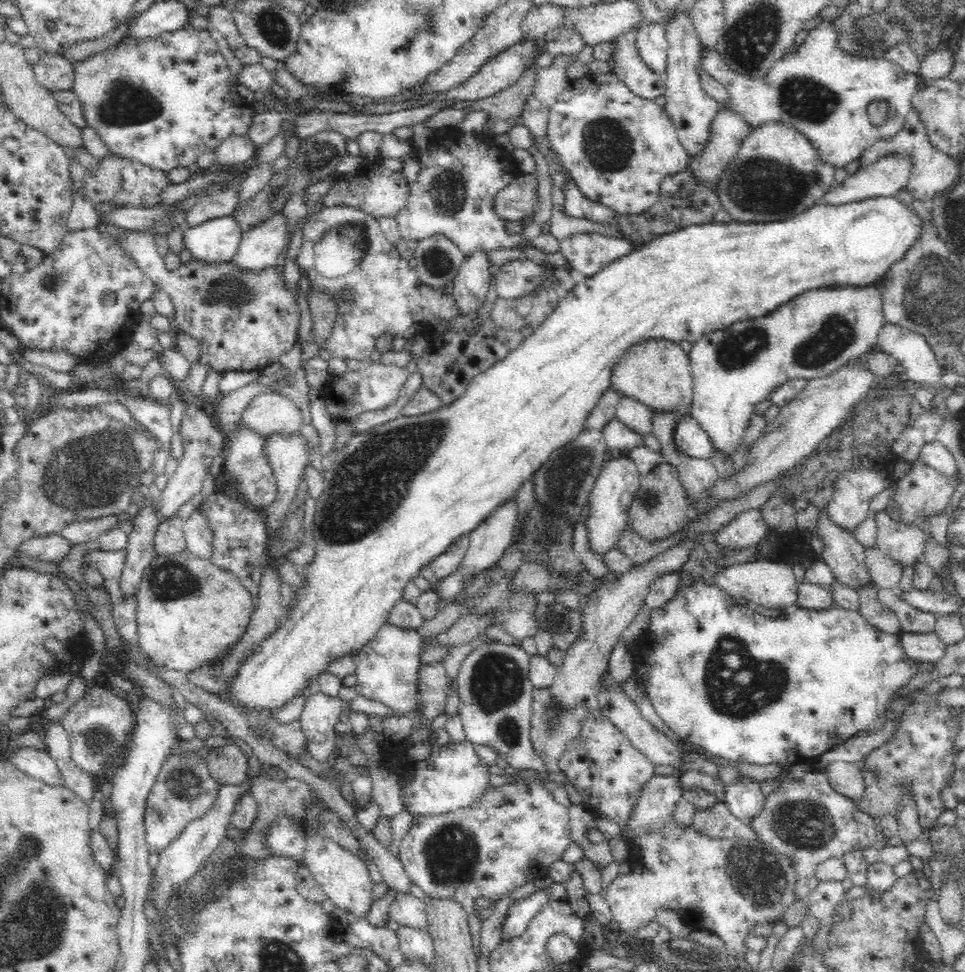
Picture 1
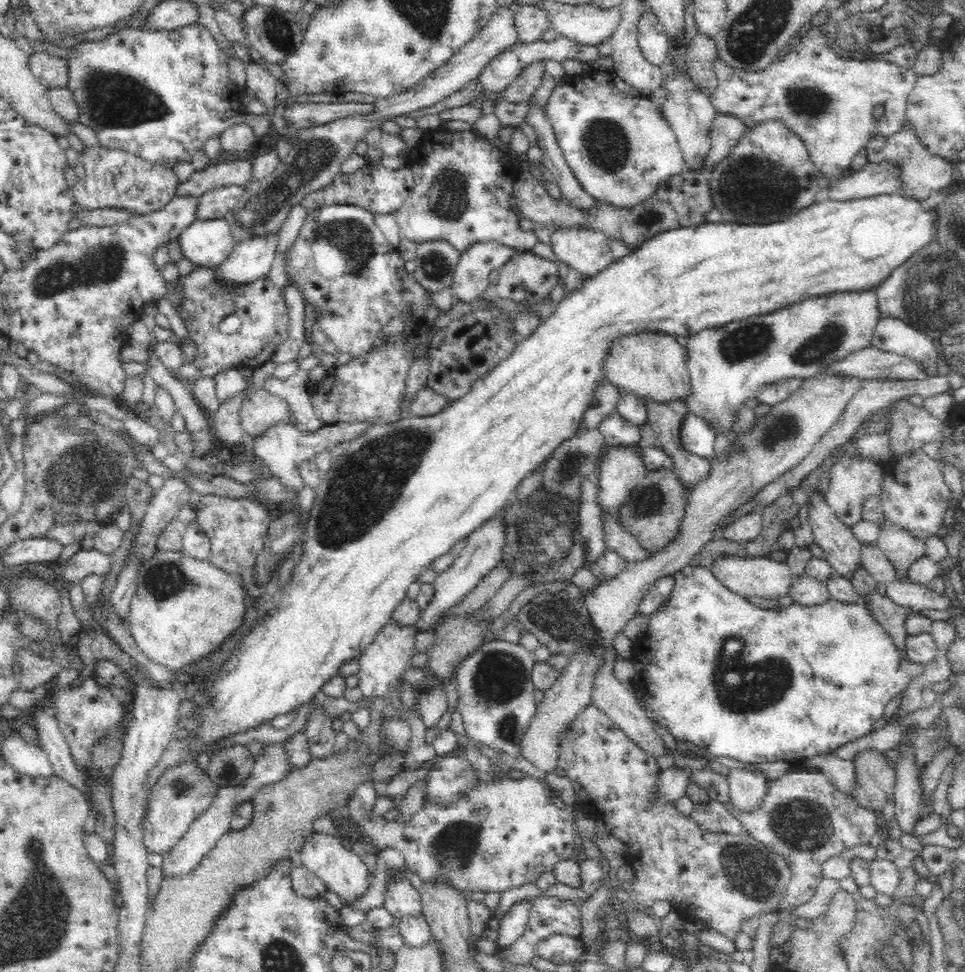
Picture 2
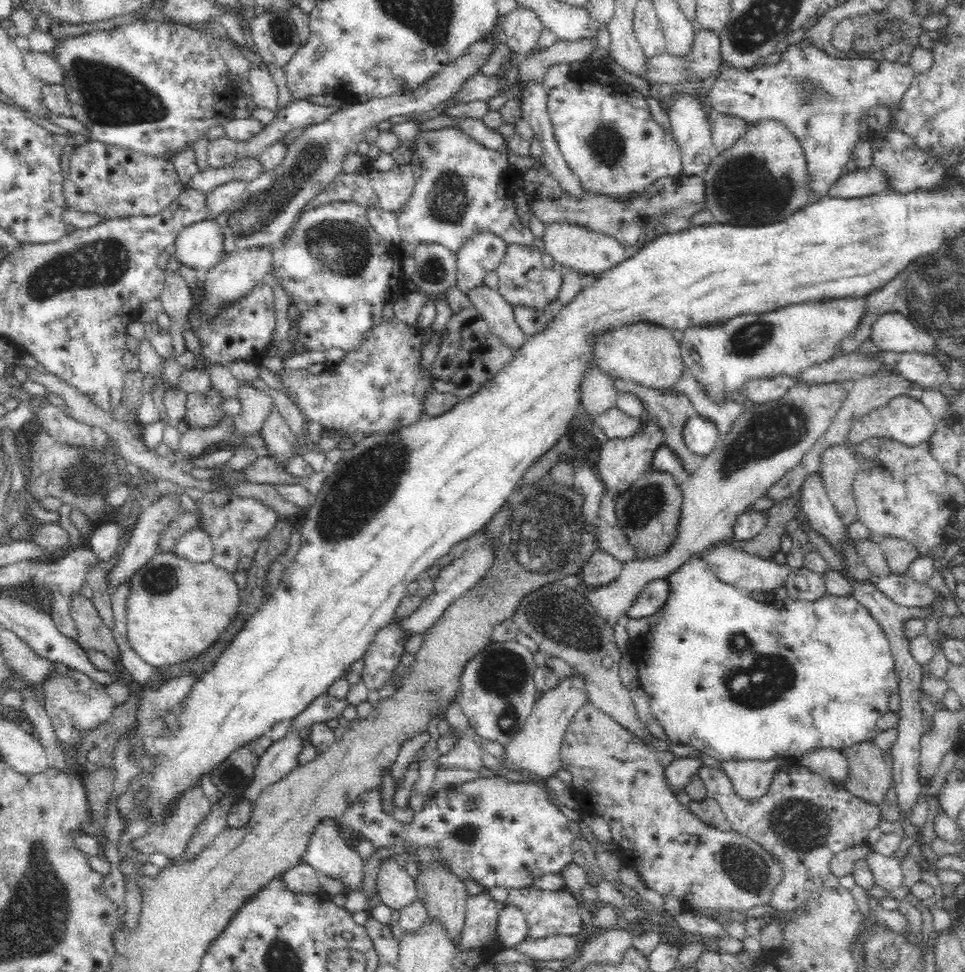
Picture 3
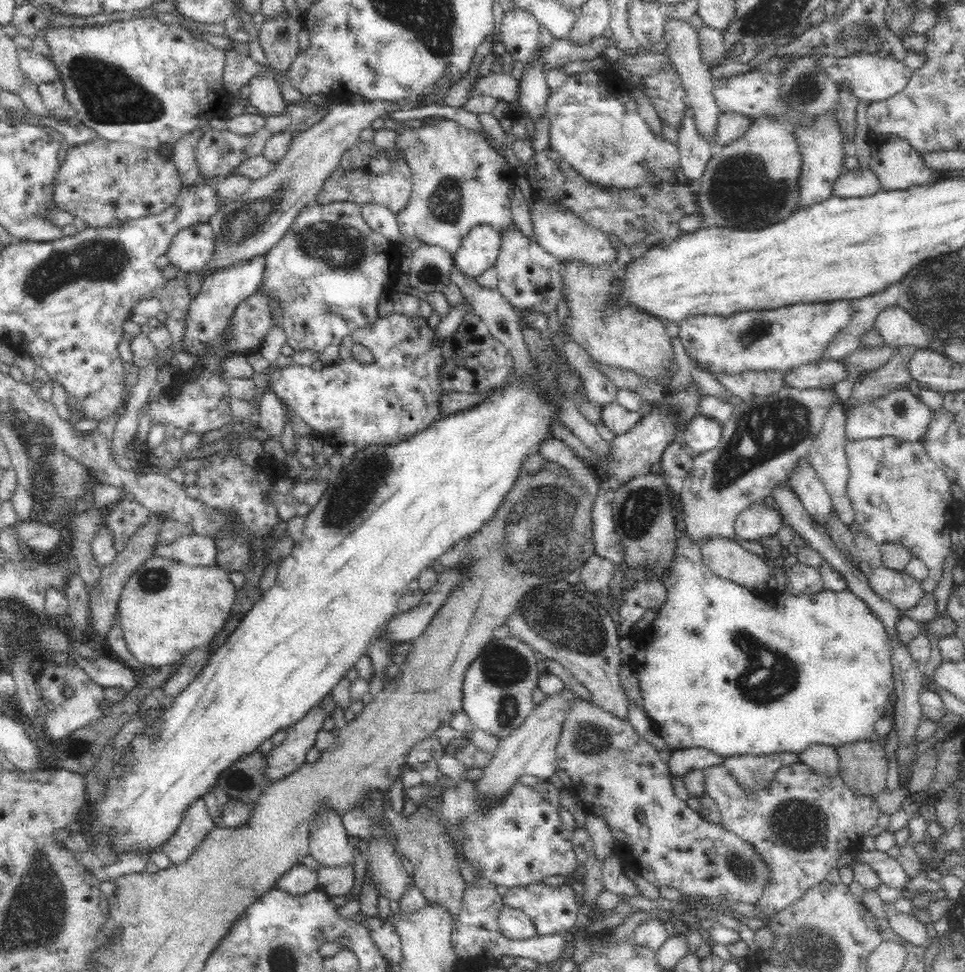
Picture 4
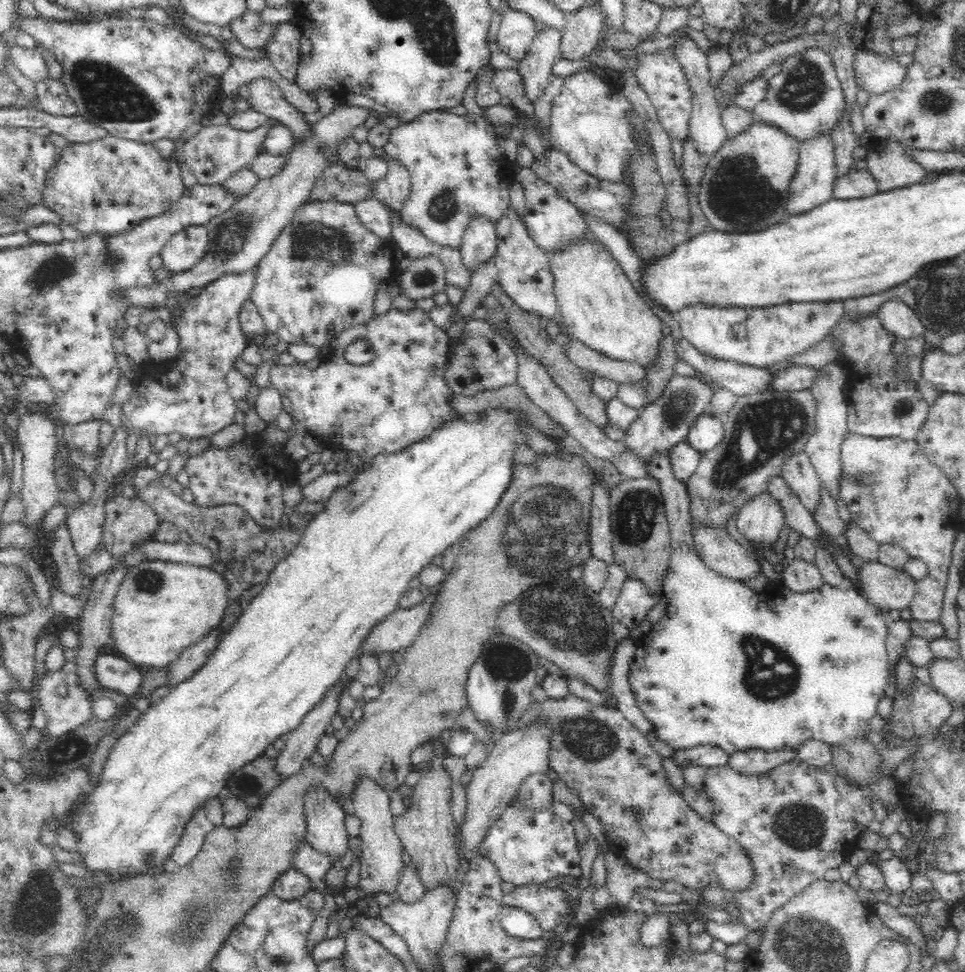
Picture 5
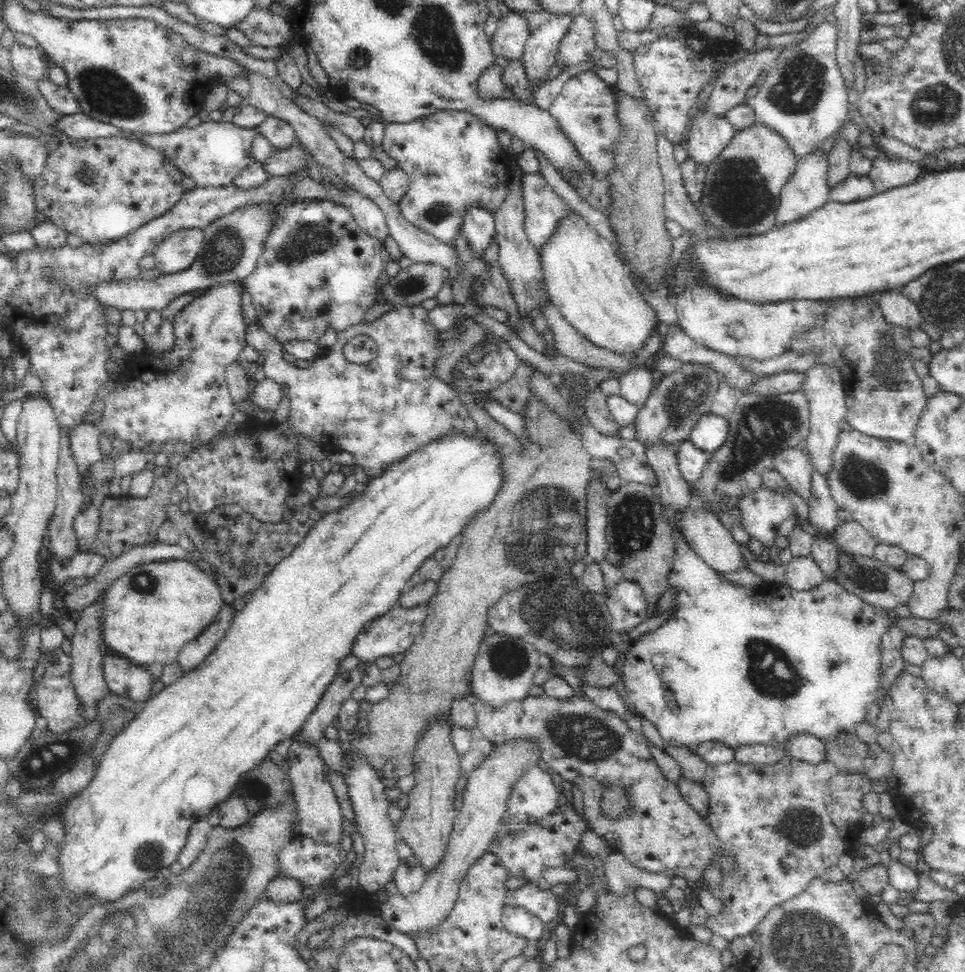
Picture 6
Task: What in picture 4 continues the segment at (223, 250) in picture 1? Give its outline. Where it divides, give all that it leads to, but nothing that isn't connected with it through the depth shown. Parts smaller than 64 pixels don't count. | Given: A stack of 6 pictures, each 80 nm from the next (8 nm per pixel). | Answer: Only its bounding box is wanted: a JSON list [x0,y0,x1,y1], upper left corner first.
[165,223,214,275]

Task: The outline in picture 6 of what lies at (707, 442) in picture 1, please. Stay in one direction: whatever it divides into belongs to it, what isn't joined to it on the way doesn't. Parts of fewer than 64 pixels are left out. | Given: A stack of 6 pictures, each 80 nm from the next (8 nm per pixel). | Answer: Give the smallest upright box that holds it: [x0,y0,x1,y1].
[689,414,729,453]

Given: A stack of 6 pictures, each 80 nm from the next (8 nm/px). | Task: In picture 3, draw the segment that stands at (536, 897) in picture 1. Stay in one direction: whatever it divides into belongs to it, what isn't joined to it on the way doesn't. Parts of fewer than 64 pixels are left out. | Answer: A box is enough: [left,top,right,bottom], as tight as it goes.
[496,904,528,948]

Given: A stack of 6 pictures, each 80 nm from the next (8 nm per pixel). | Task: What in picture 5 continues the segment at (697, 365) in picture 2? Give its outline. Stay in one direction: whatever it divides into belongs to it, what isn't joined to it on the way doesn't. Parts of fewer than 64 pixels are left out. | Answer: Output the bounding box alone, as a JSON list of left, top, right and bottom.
[677,301,844,367]

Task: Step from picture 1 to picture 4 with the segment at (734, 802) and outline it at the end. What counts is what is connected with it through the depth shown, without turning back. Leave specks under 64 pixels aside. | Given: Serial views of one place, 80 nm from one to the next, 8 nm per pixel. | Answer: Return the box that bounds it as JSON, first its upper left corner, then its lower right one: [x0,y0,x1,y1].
[723,752,798,790]

